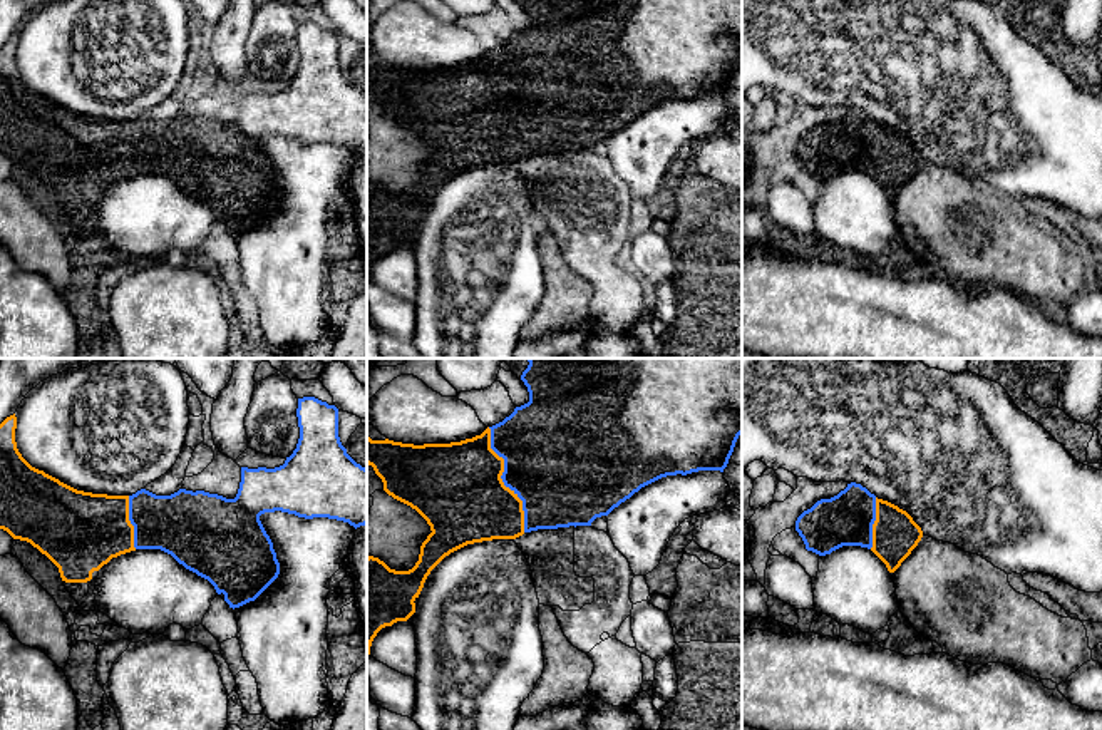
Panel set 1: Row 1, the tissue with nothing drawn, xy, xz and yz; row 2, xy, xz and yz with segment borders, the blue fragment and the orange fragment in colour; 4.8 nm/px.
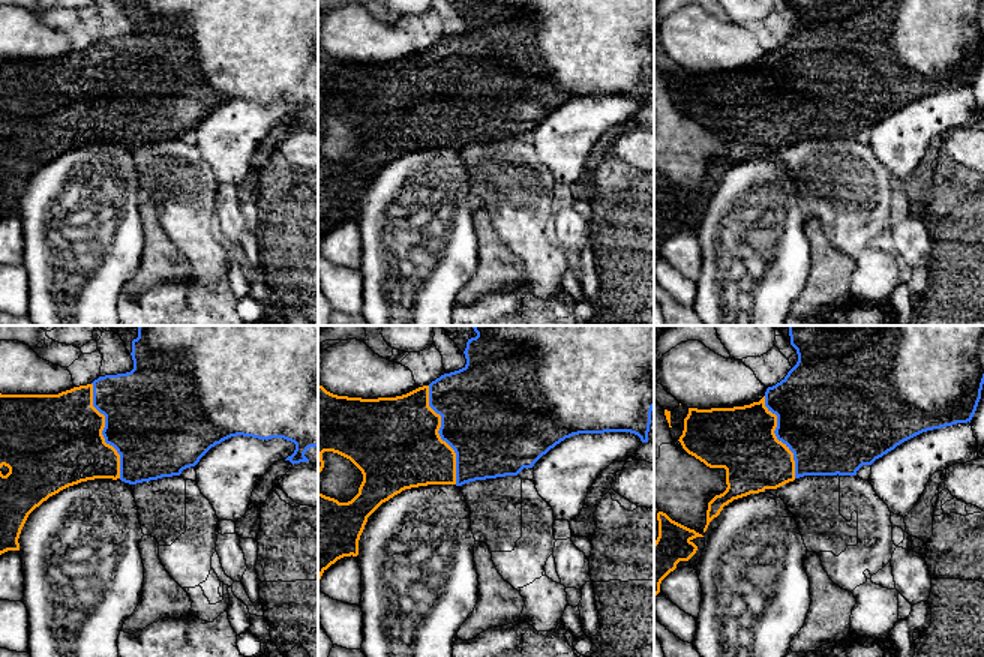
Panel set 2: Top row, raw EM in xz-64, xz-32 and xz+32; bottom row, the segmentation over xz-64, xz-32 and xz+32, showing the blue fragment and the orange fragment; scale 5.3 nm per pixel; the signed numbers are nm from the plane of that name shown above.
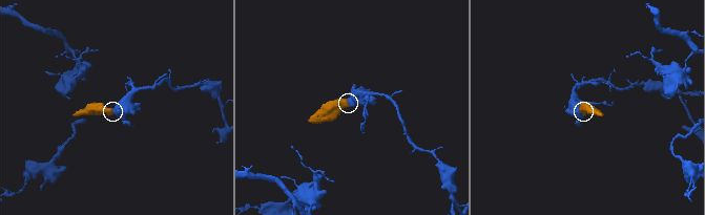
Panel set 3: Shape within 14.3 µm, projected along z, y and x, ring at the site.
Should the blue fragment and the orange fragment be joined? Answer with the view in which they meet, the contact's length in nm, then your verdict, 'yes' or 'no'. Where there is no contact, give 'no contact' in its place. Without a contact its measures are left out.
meets blue in xz; contact 550 nm long; yes

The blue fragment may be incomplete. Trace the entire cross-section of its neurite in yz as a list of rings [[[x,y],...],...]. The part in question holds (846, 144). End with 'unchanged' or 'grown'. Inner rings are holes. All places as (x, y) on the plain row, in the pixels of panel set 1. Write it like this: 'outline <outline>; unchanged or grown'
outline [[[851,107],[831,124],[817,126],[796,146],[806,174],[819,181],[842,171],[871,174],[894,198],[923,162],[921,152],[898,131]]]; grown

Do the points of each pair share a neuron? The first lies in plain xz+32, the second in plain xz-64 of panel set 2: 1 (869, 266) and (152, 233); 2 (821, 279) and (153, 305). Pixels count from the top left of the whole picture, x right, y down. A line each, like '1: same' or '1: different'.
1: different
2: different

